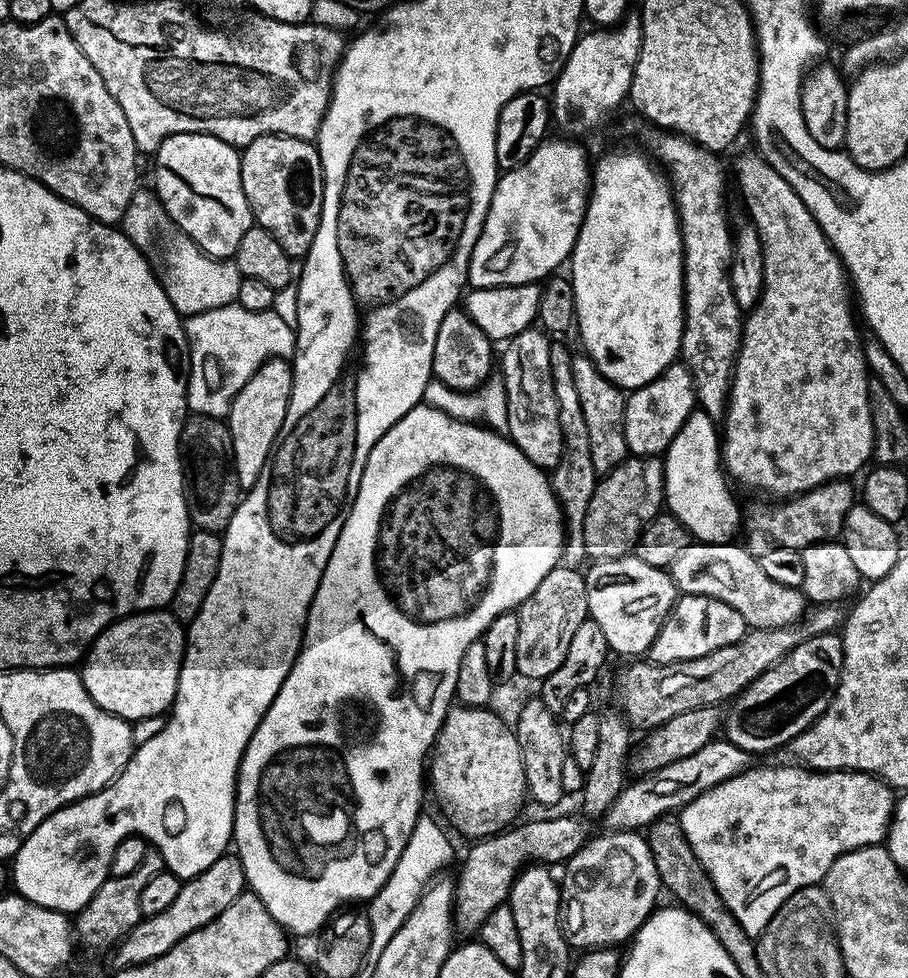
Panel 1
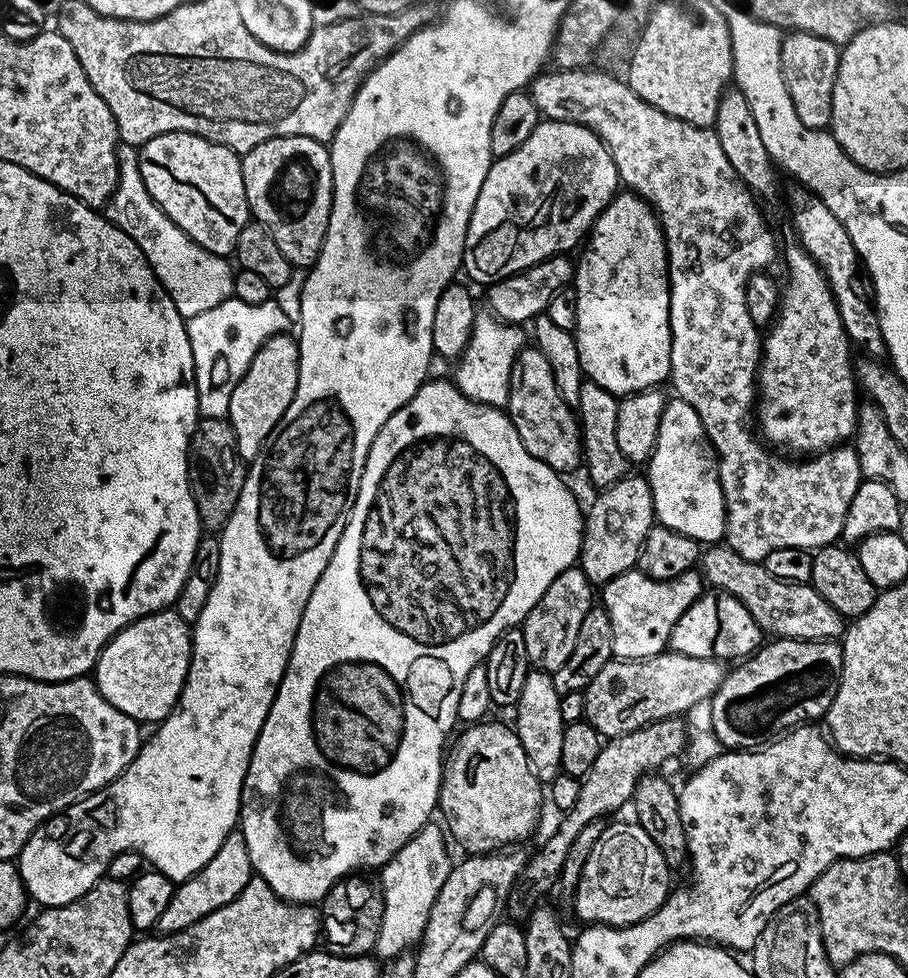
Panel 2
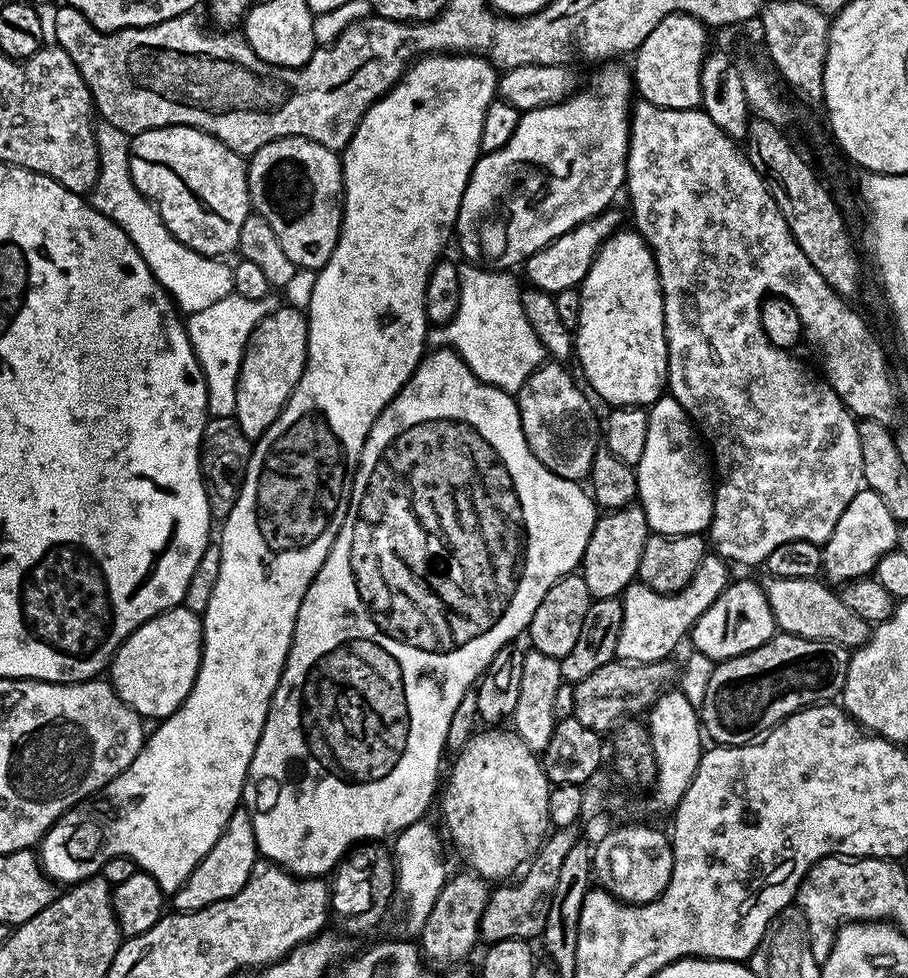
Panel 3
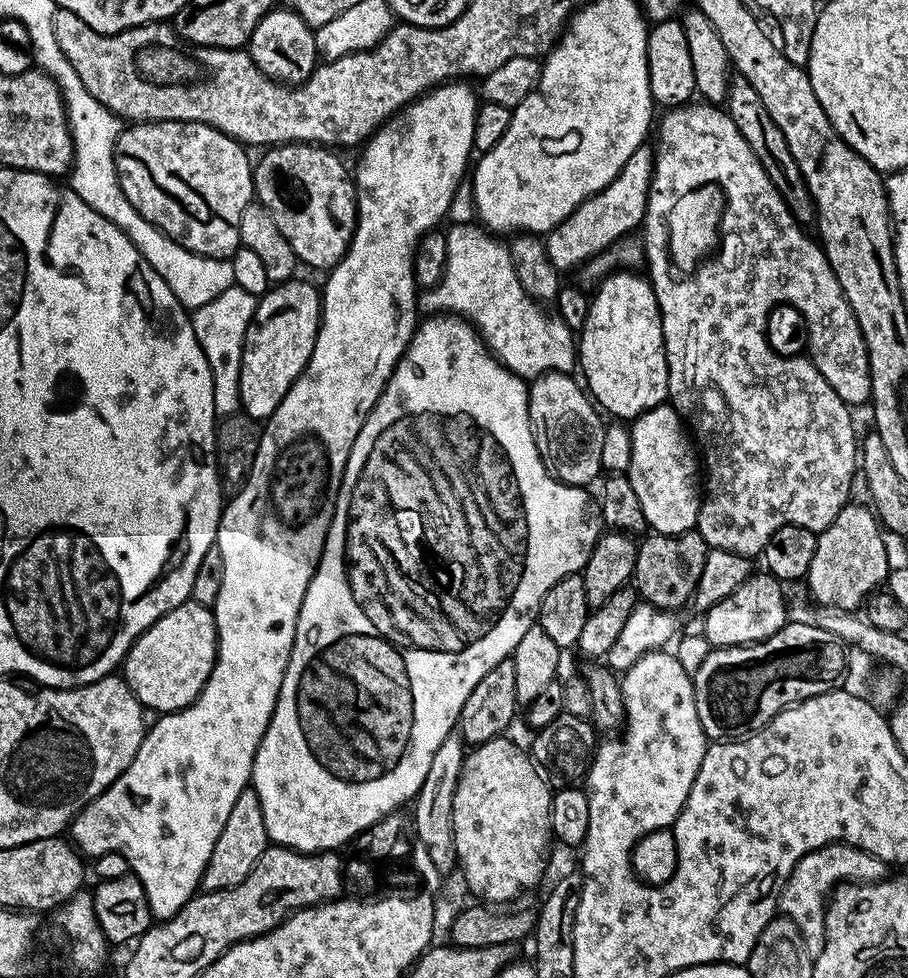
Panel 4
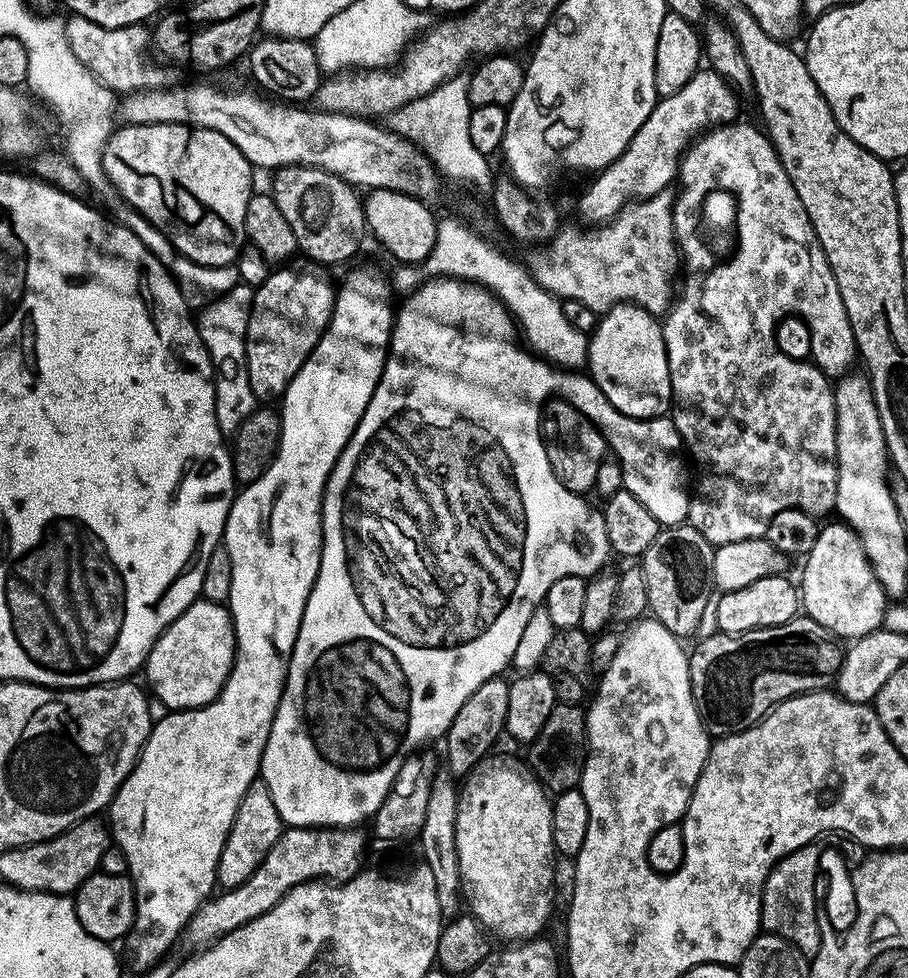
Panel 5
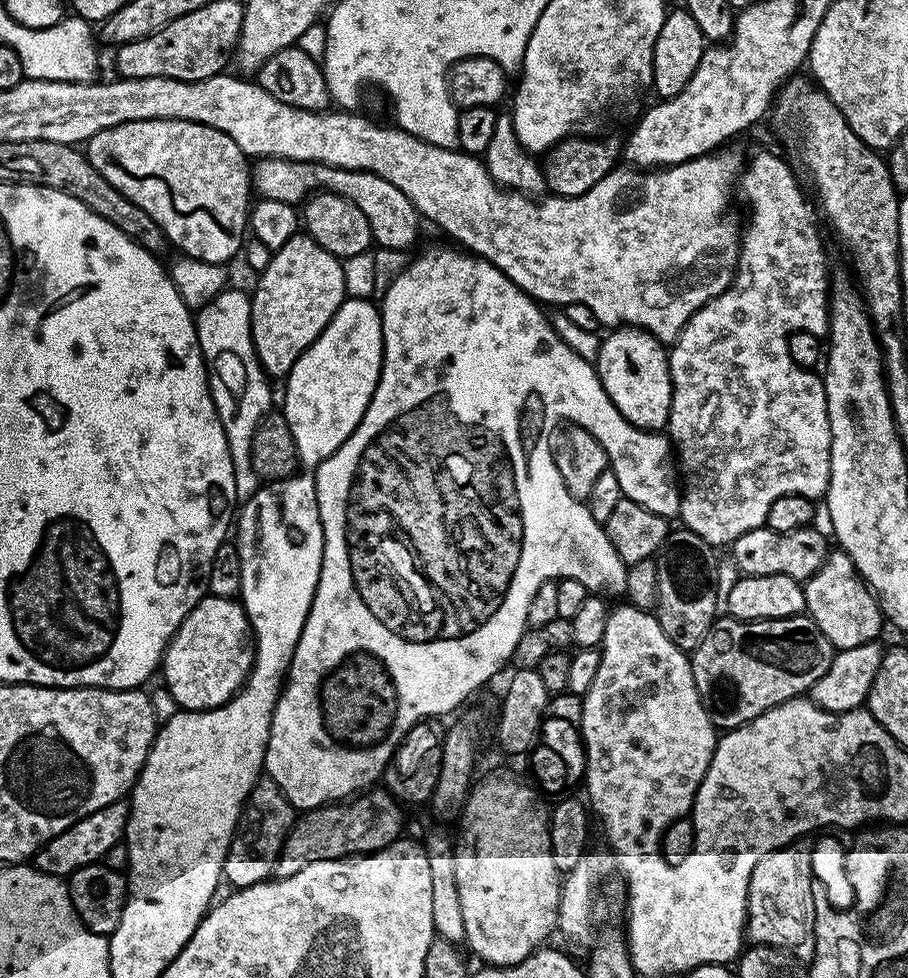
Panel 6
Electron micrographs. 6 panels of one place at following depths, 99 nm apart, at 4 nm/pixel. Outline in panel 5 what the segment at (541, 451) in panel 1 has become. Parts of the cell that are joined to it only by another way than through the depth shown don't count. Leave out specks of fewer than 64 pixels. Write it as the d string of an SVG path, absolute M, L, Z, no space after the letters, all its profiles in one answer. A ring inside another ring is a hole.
M553 398L544 405L542 416L544 449L556 480L563 488L569 488L571 492L591 493L596 487L598 466L606 458L604 436L573 404L567 404L565 400L559 398Z

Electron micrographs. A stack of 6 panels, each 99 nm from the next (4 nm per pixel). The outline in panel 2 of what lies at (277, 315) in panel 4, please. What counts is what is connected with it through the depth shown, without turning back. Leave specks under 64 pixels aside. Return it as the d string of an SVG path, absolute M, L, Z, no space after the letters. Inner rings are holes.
M292 334L272 335L254 354L244 377L234 388L234 394L230 394L226 419L234 430L238 454L245 462L255 460L274 426L278 426L282 414L286 414L286 406L290 406L298 386L299 365L297 337Z

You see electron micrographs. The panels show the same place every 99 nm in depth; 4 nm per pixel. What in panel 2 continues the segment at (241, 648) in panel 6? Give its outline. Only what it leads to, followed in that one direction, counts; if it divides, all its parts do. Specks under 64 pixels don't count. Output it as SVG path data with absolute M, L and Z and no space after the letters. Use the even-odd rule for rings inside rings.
M175 610L151 612L109 640L96 659L94 683L100 697L137 722L159 722L177 707L192 661L190 626Z

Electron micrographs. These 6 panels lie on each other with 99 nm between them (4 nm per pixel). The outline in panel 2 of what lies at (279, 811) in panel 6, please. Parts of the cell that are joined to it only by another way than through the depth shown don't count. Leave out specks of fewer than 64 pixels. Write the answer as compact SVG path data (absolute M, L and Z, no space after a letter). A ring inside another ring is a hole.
M233 830L226 838L226 842L222 842L218 854L214 854L214 858L210 858L210 862L206 862L204 868L183 881L173 891L170 906L164 911L163 923L168 924L167 931L181 932L186 926L206 918L206 914L226 906L231 900L238 898L238 894L242 894L242 890L253 876L254 869L250 862L250 854L246 850L244 835L238 830Z

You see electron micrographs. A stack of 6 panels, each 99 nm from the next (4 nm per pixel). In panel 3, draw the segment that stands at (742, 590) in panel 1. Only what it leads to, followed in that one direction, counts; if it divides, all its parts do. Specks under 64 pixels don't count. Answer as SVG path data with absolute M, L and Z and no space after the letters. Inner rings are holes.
M765 575L763 579L760 582L761 588L770 602L777 627L783 633L811 640L832 641L849 650L860 648L871 636L872 626L842 602L839 593L834 590L832 592L827 583L822 584L821 579L817 577L780 579L770 575Z

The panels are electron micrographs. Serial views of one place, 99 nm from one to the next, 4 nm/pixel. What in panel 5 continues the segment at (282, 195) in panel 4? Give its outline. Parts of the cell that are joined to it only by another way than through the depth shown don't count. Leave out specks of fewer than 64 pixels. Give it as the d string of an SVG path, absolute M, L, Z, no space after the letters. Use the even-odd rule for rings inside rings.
M291 164L288 168L275 169L270 187L270 195L278 204L278 210L290 222L294 229L297 249L305 252L312 260L320 264L340 264L348 260L360 248L360 239L366 236L366 225L364 222L364 205L362 196L357 189L348 184L342 178L330 174L321 168L307 168L304 164Z

